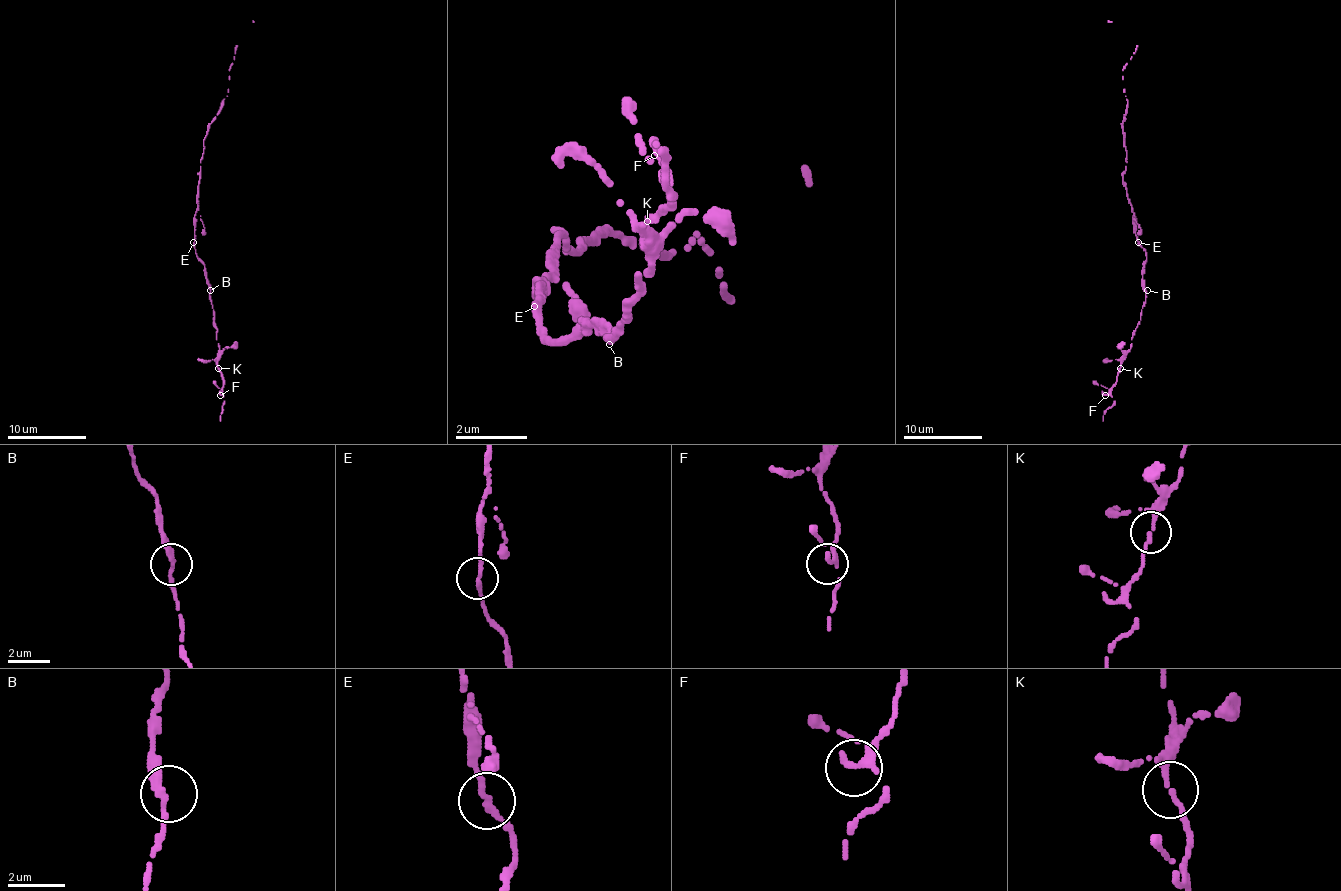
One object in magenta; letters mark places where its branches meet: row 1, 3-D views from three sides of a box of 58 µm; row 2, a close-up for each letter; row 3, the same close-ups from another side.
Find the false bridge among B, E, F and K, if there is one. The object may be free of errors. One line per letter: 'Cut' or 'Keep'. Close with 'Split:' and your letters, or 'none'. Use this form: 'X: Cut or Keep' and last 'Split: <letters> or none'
B: Keep
E: Keep
F: Keep
K: Keep
Split: none

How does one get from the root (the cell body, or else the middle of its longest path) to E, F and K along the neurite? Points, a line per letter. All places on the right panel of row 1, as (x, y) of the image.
E: (1131, 209), (1139, 243)
F: (1131, 209), (1137, 243), (1147, 257), (1143, 265), (1145, 300), (1131, 348), (1115, 385), (1105, 395)
K: (1131, 209), (1135, 217), (1137, 243), (1147, 257), (1143, 265), (1145, 300), (1131, 348), (1119, 368)

